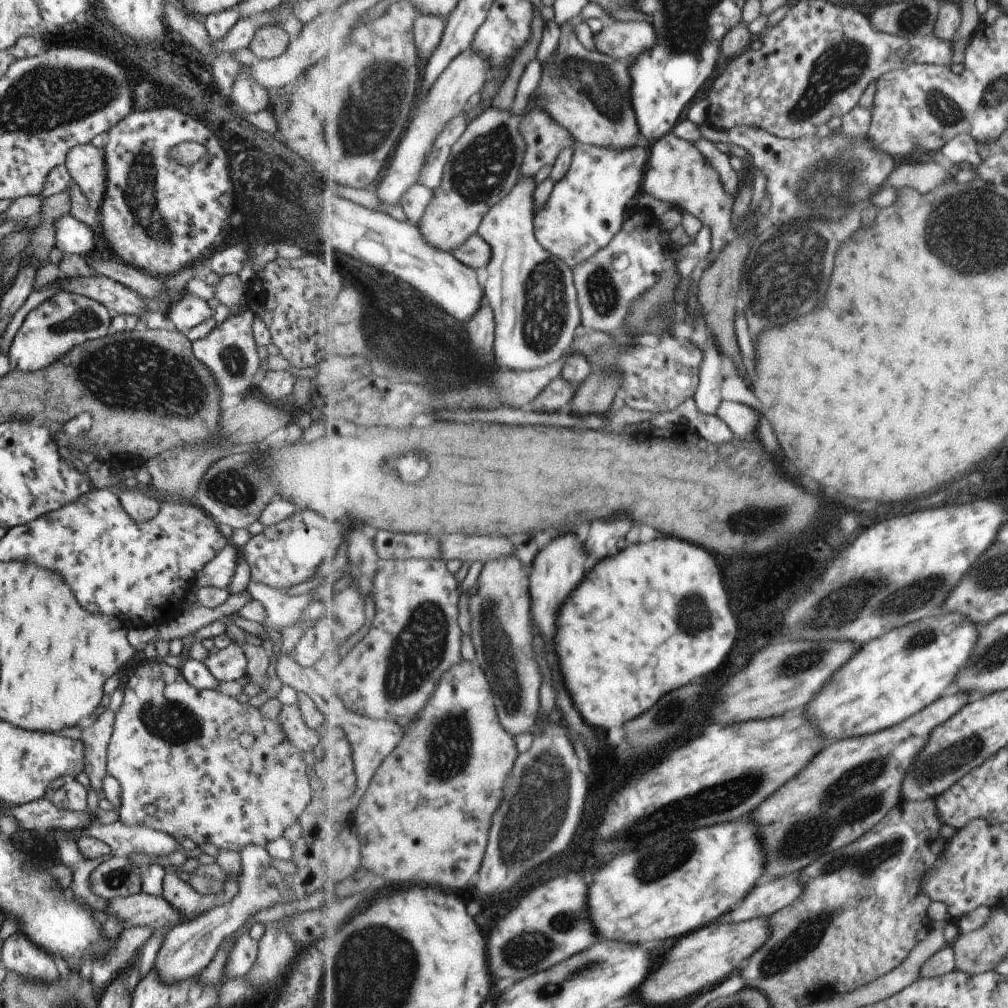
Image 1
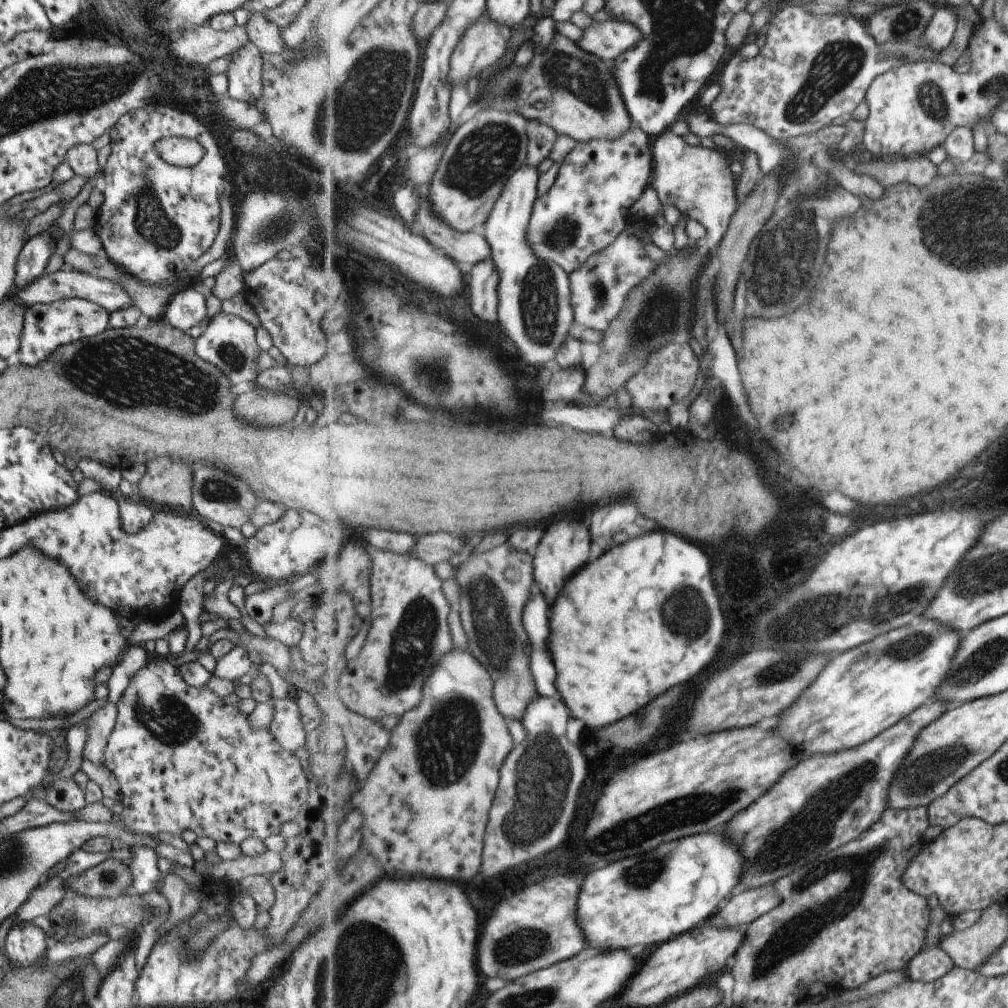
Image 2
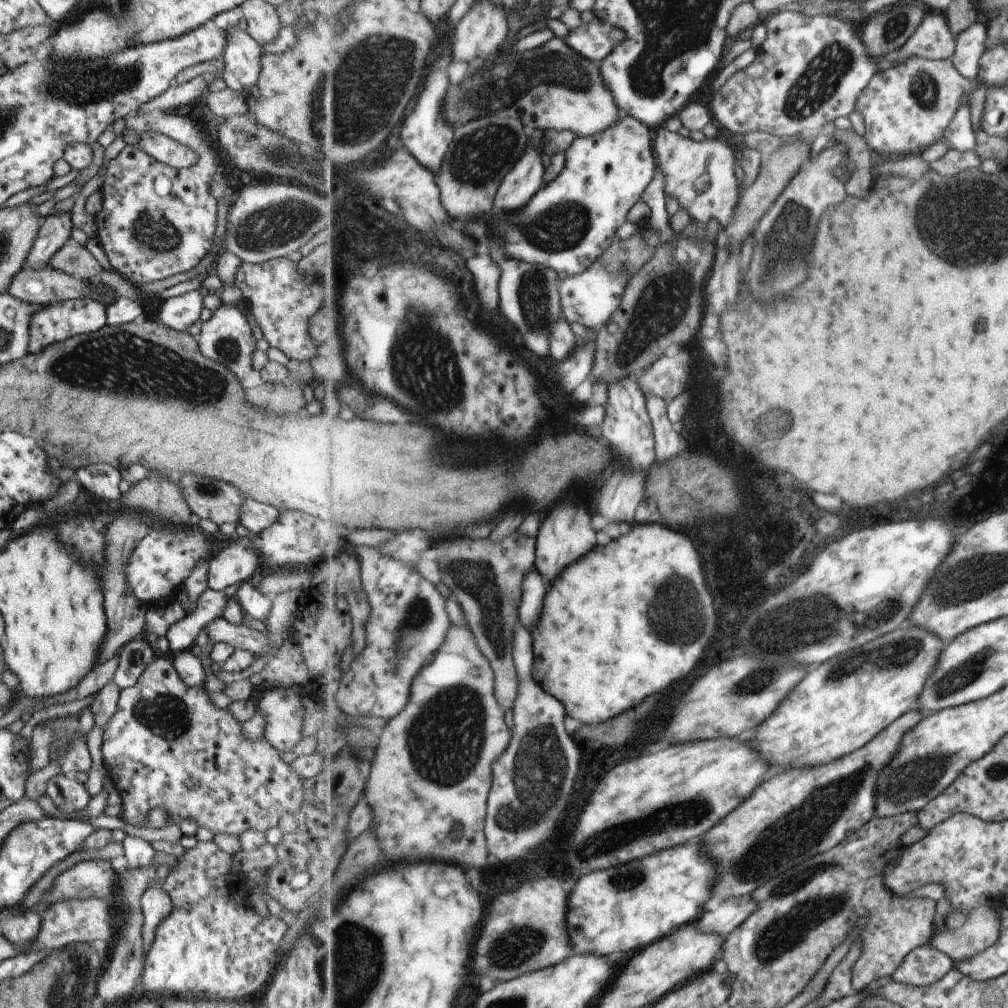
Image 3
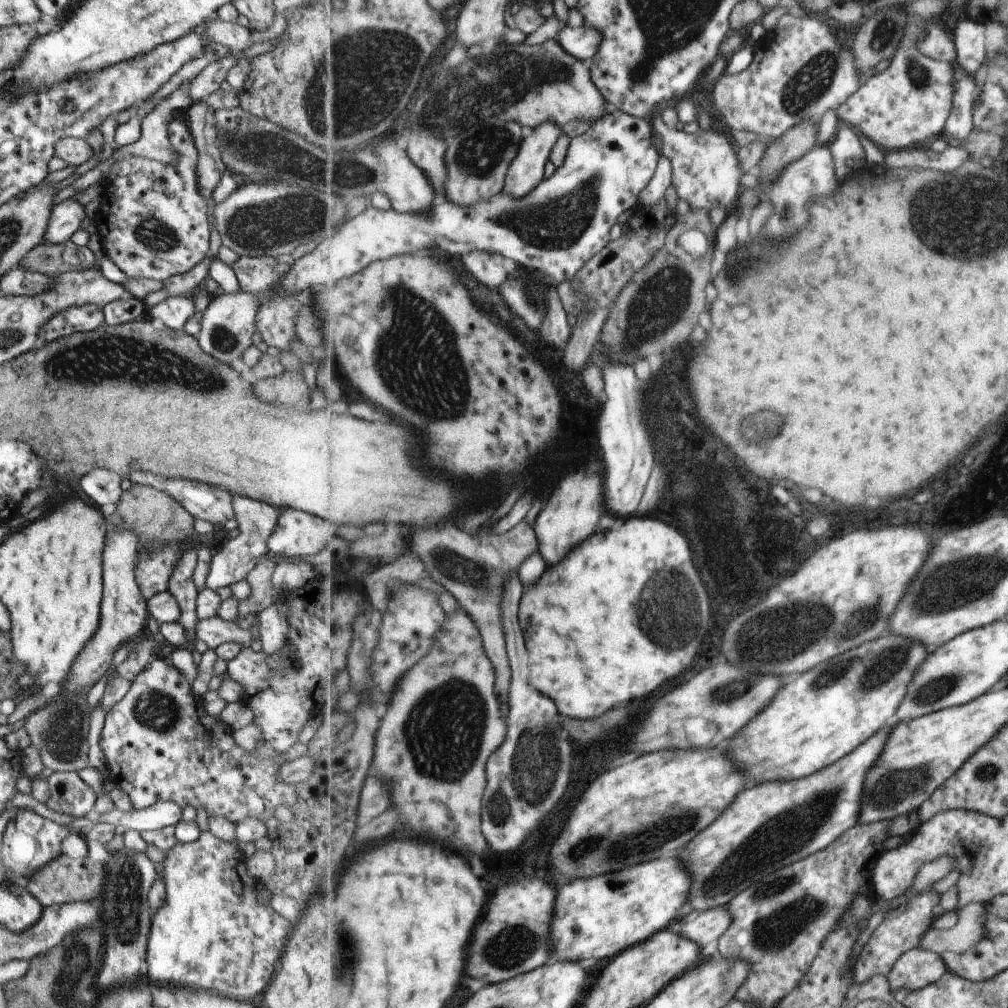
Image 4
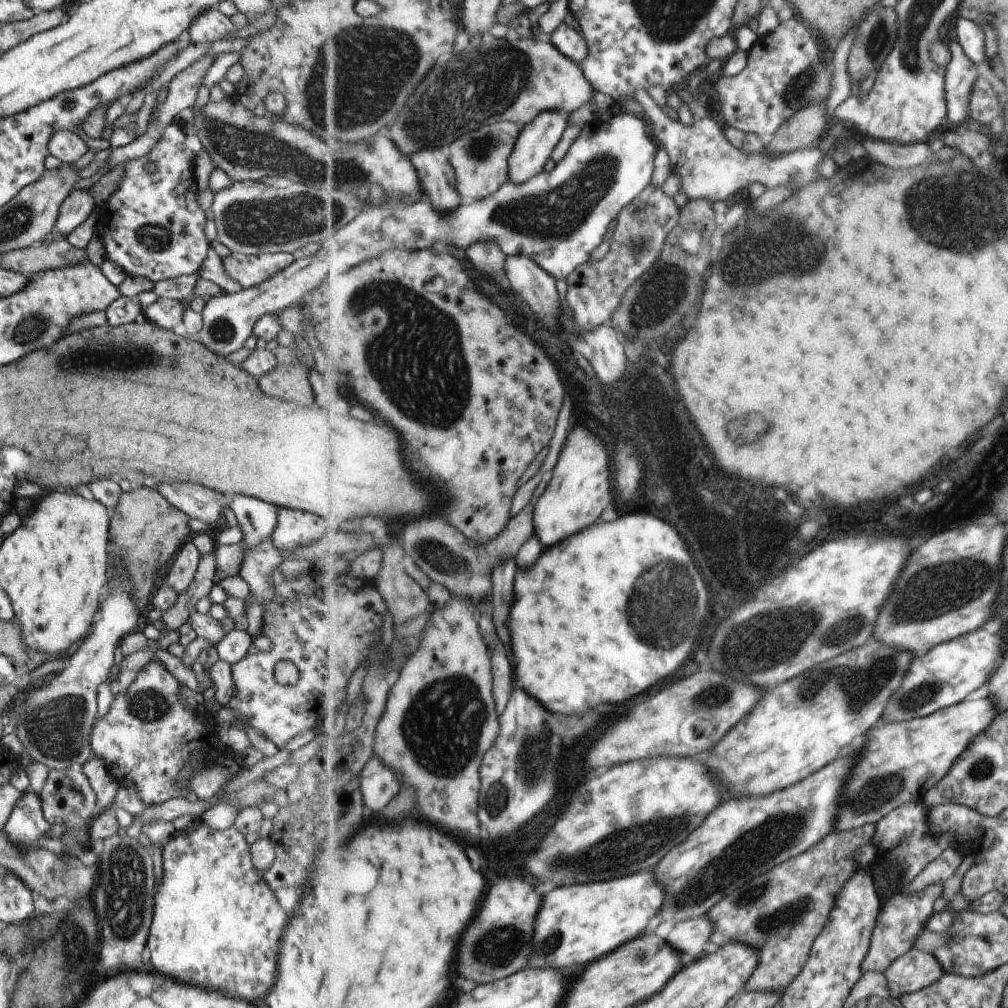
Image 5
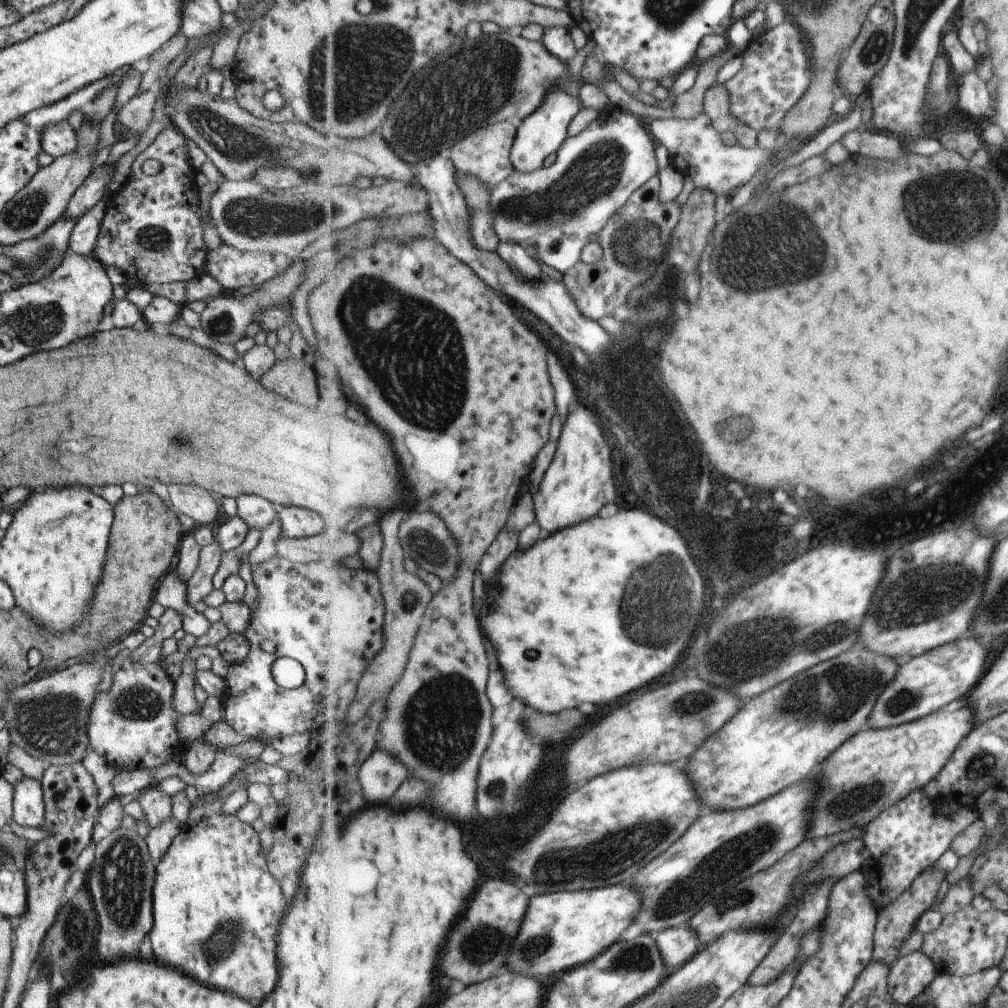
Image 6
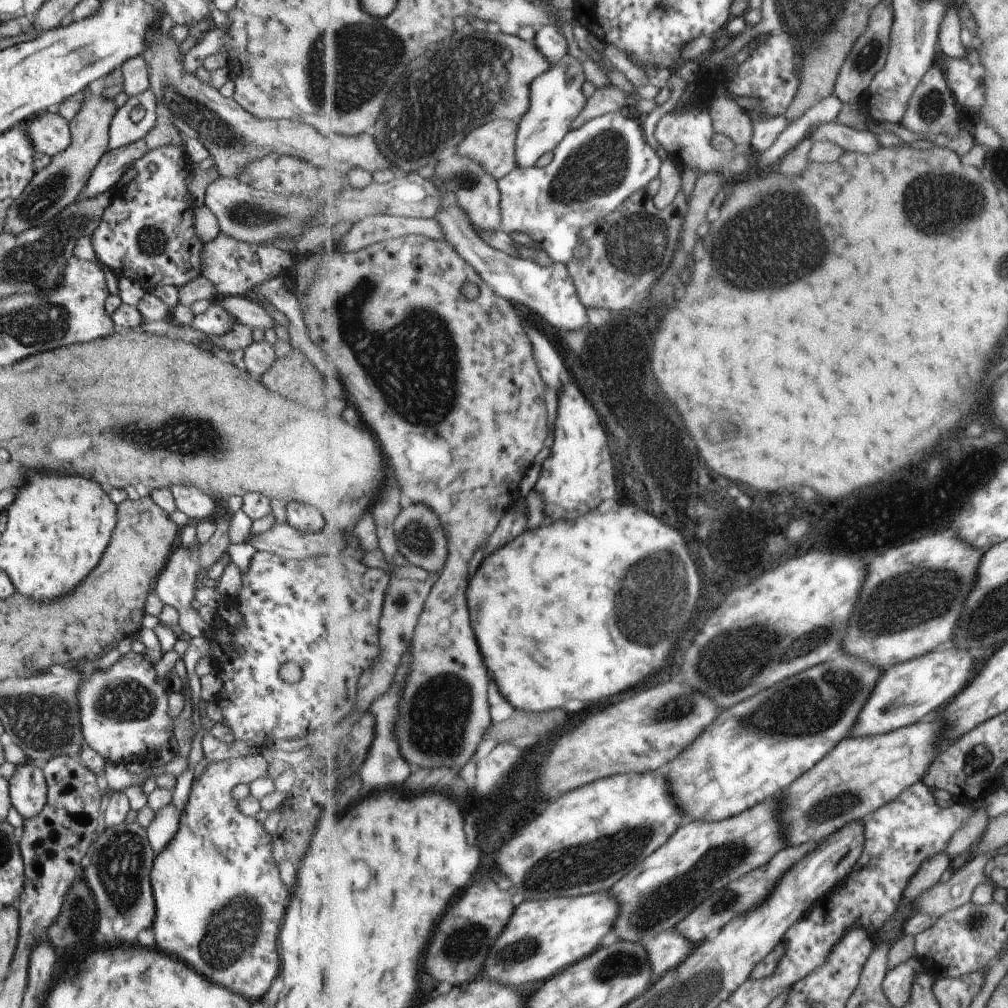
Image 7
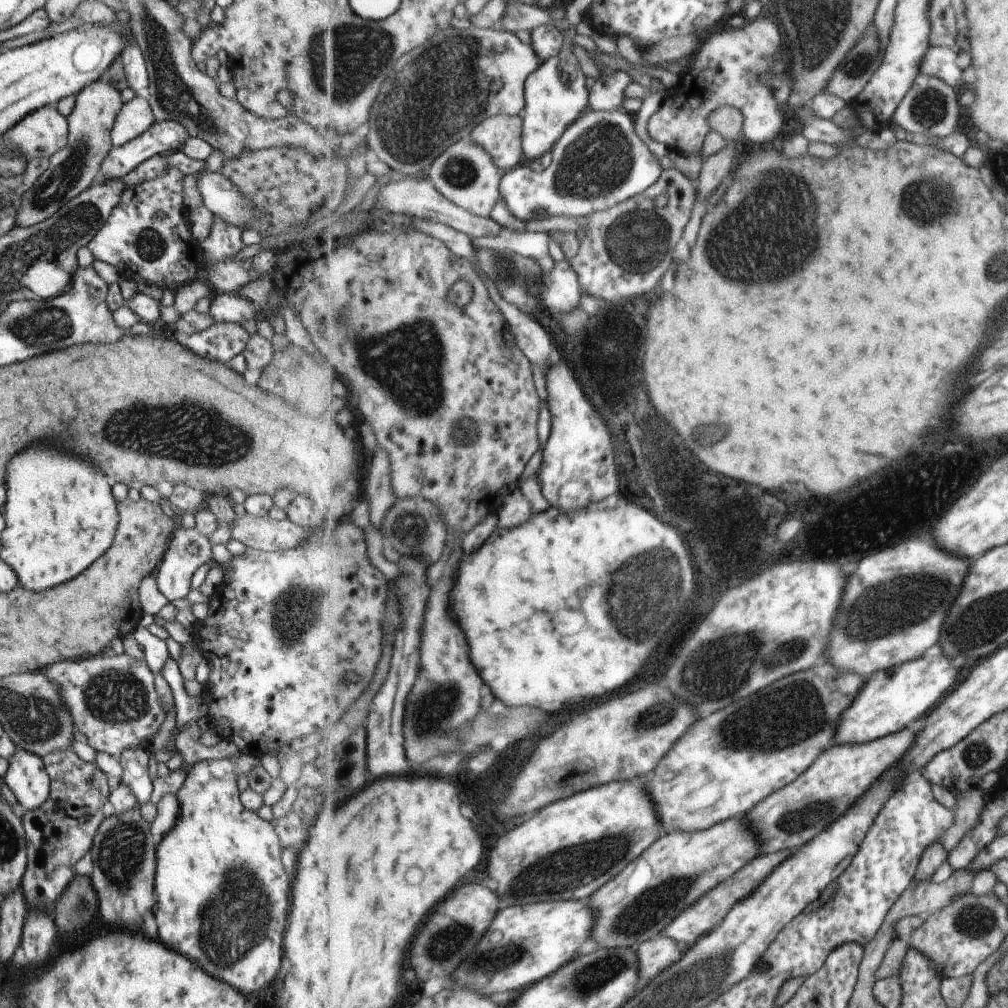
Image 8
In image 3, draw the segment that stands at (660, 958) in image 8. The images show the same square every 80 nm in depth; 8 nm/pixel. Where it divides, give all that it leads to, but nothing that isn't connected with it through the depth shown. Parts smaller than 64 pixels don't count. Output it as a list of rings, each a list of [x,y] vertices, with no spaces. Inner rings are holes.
[[[752,893],[725,899],[717,910],[704,912],[695,926],[701,932],[717,932],[721,936],[728,936],[745,924],[749,916],[759,910],[759,906],[759,900]]]

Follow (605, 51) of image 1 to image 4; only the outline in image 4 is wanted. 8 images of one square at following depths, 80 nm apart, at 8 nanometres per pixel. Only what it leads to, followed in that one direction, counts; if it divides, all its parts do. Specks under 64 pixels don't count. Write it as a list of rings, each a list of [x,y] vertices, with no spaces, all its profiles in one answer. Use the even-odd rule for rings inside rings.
[[[566,25],[558,34],[561,46],[574,57],[584,62],[591,62],[602,43],[602,34],[593,27],[574,27]]]

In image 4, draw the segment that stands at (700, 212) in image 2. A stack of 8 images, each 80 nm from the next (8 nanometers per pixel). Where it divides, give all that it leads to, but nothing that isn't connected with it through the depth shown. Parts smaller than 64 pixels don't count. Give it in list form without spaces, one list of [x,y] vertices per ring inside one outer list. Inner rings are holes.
[[[659,114],[655,115],[651,122],[653,123],[654,134],[658,136],[662,154],[672,162],[672,184],[677,187],[678,196],[686,200],[692,209],[701,210],[703,208],[707,212],[713,208],[723,207],[725,209],[738,200],[744,168],[740,158],[737,157],[736,146],[732,138],[710,128],[699,128],[696,133],[684,132],[675,126],[667,126]]]

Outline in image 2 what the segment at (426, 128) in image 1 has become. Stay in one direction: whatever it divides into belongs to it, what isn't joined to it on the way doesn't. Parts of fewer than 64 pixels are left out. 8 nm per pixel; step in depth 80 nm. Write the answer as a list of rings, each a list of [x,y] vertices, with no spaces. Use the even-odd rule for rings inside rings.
[[[489,12],[483,14],[461,38],[451,60],[449,84],[451,91],[459,84],[467,86],[469,78],[480,78],[481,72],[499,62],[499,58],[507,50],[508,36],[503,32],[503,26],[495,24]]]

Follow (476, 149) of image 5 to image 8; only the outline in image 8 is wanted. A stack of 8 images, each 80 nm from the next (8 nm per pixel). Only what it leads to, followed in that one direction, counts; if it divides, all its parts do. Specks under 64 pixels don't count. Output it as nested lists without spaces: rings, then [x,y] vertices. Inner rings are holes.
[[[501,113],[487,117],[471,134],[473,142],[484,146],[503,170],[512,171],[525,160],[522,132],[524,118]]]

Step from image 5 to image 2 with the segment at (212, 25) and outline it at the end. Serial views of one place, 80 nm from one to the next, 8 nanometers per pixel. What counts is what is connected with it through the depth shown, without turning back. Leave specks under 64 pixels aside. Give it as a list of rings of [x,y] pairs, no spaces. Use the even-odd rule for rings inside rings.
[[[247,42],[231,56],[227,74],[227,95],[236,101],[254,105],[261,94],[262,60],[259,50]]]

